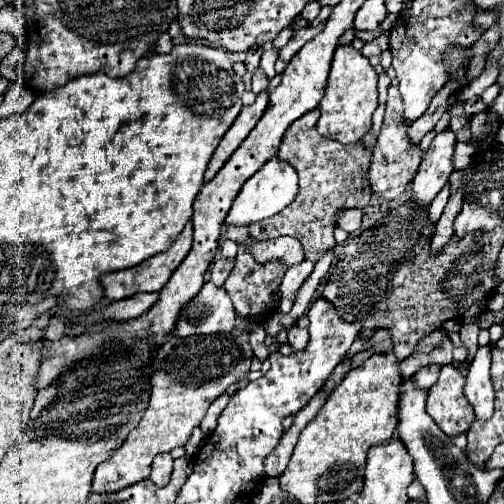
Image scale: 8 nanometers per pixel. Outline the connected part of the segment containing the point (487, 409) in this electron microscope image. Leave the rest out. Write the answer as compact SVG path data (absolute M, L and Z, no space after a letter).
M480 347L466 375L464 395L472 403L476 417L486 421L494 411L494 389L490 381L490 353L492 347Z

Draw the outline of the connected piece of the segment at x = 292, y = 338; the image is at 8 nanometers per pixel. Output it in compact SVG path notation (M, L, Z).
M290 325L288 329L288 343L292 345L294 351L300 351L308 343L308 329L298 329L298 325Z

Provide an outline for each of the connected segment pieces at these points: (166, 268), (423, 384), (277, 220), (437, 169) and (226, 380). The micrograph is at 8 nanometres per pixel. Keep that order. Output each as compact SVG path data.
M188 221L184 231L178 235L178 239L172 243L170 249L154 255L154 257L148 257L146 261L138 263L136 267L130 267L130 269L122 269L122 271L112 271L112 273L104 273L100 277L100 283L104 287L104 295L110 299L110 301L118 301L118 299L124 299L124 297L132 297L134 293L140 293L140 291L160 291L164 287L164 283L170 279L172 271L182 263L182 259L188 255L190 251L190 245L192 245L192 223Z
M426 365L426 367L418 369L410 377L410 381L414 381L414 385L418 385L418 389L430 389L436 383L438 373L440 373L440 365Z
M312 109L296 119L284 133L278 157L294 165L300 177L300 191L296 199L276 213L274 217L262 219L250 225L252 239L274 239L280 235L296 237L304 247L304 257L310 261L318 261L326 249L336 245L334 241L334 213L344 207L364 207L370 201L370 183L366 179L370 165L370 151L362 147L362 143L342 145L338 141L330 141L316 131L316 121L320 117L320 109Z
M452 129L438 133L426 151L418 173L412 181L410 201L418 205L418 209L426 209L438 191L448 183L448 175L452 173L452 149L456 143L456 135Z
M234 329L228 335L198 335L198 337L176 337L172 335L156 353L154 357L154 377L150 377L150 405L144 411L144 417L140 419L138 427L130 431L122 447L110 457L110 461L100 463L94 473L92 481L92 493L112 493L120 491L128 485L134 485L150 475L152 459L158 453L172 451L176 447L186 445L192 429L200 425L202 417L206 415L206 409L210 403L220 397L232 383L236 383L240 377L244 377L250 371L250 357L252 349L248 343L248 331L246 329Z

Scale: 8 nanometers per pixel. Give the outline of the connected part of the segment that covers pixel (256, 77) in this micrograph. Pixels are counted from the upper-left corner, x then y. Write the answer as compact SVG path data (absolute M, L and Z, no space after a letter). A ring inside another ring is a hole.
M258 67L256 71L254 71L254 75L252 75L252 91L254 93L258 93L258 91L264 91L264 89L268 89L268 79L266 79L266 73L262 71L262 67Z

